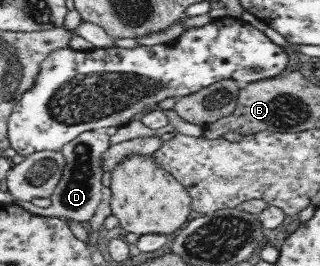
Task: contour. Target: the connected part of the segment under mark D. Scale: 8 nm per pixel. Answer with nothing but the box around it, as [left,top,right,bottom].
[19,130,110,222]

